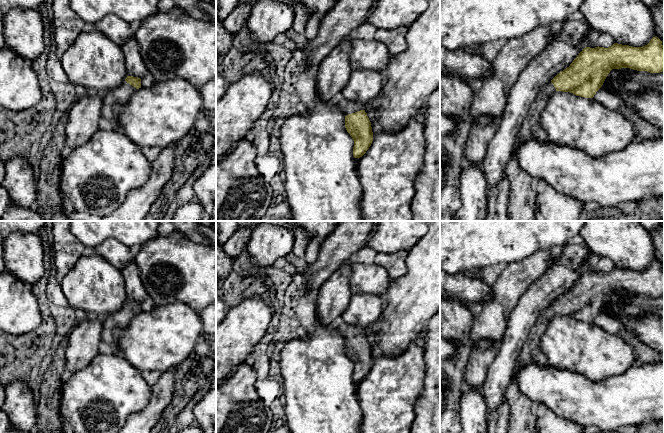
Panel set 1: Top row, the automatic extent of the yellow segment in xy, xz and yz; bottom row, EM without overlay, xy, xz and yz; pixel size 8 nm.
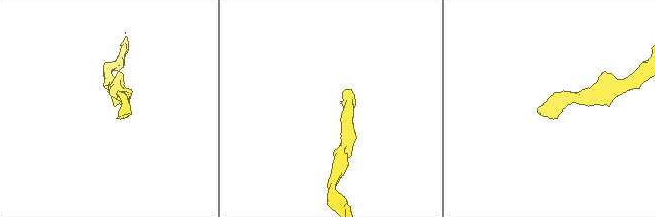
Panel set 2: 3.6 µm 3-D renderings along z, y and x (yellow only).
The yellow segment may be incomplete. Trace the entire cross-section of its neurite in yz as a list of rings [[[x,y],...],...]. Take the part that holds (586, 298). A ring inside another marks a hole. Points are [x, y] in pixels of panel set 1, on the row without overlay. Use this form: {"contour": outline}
{"contour": [[[655,260],[643,271],[618,267],[608,272],[585,271],[569,291],[542,312],[522,348],[514,372],[527,364],[536,363],[541,366],[546,364],[546,356],[540,348],[540,339],[552,317],[562,315],[580,321],[593,322],[610,295],[621,292],[650,297],[664,296],[662,265]]]}

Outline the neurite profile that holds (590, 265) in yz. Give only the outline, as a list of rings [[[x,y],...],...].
[[[591,253],[588,259],[586,260],[585,264],[582,267],[583,273],[585,271],[595,272],[598,271],[596,269],[596,264],[598,263],[598,255],[595,253]]]

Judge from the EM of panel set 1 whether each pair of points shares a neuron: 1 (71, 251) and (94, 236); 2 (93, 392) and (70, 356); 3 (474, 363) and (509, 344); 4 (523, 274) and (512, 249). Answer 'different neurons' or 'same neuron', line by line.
1: different neurons
2: different neurons
3: different neurons
4: different neurons

